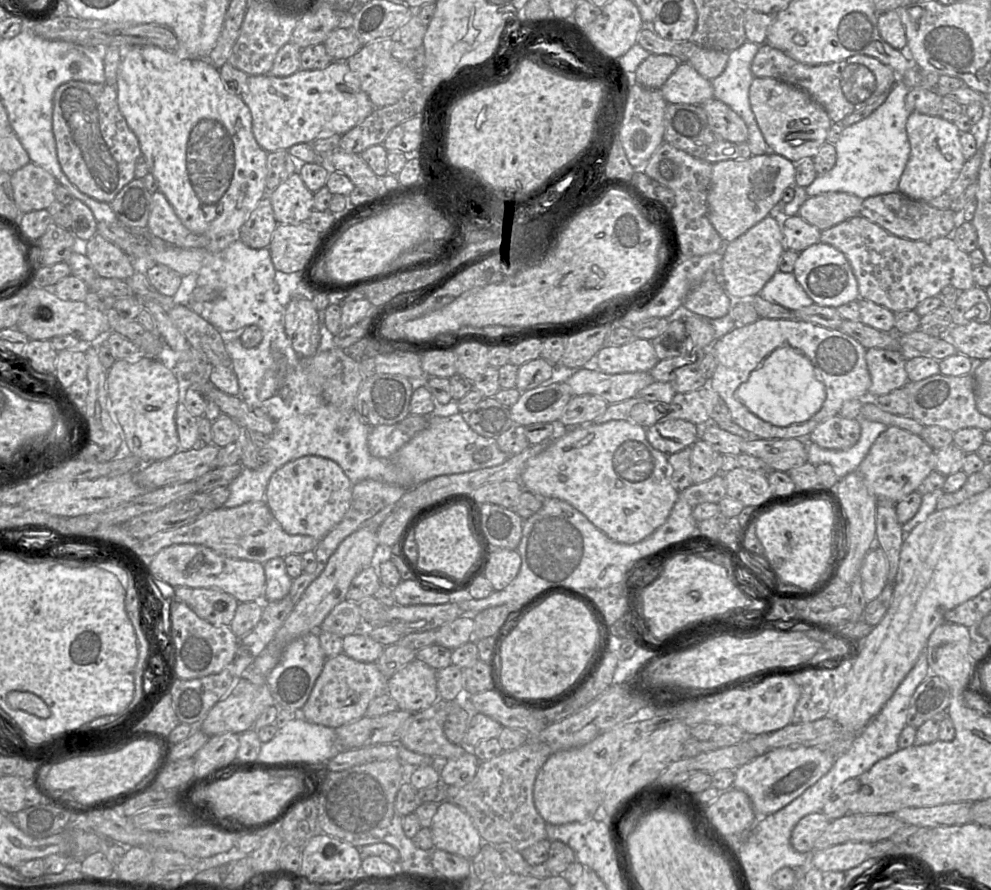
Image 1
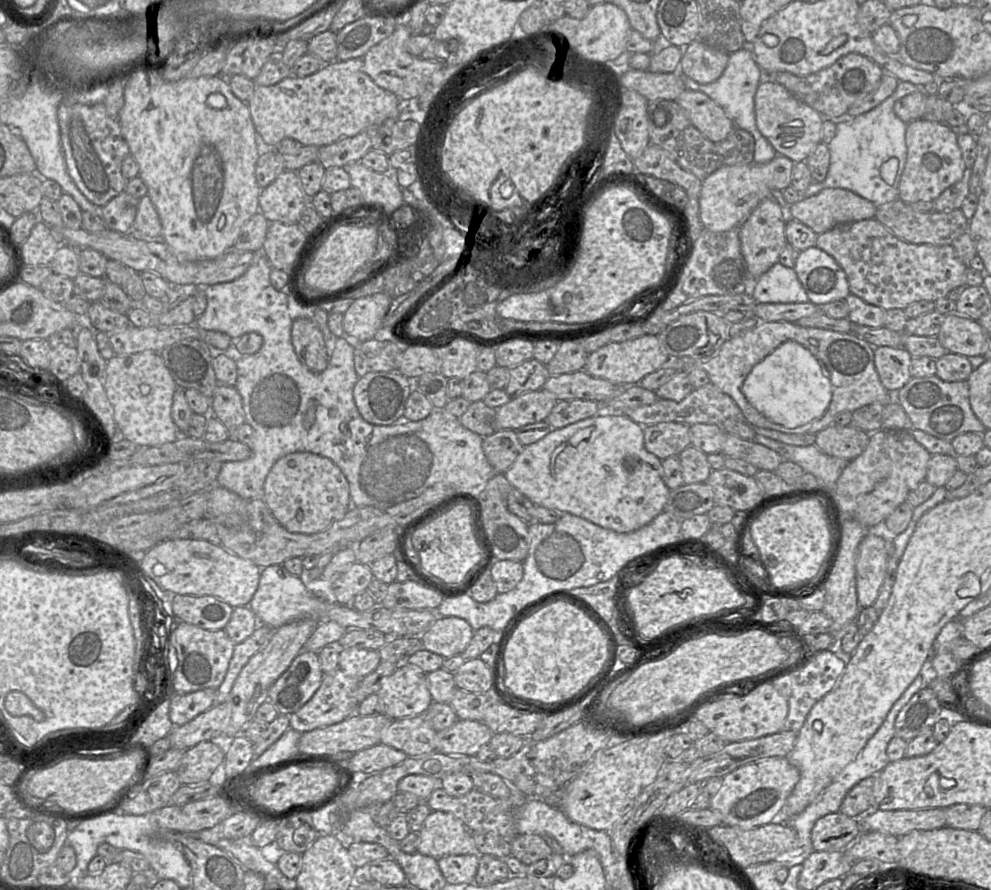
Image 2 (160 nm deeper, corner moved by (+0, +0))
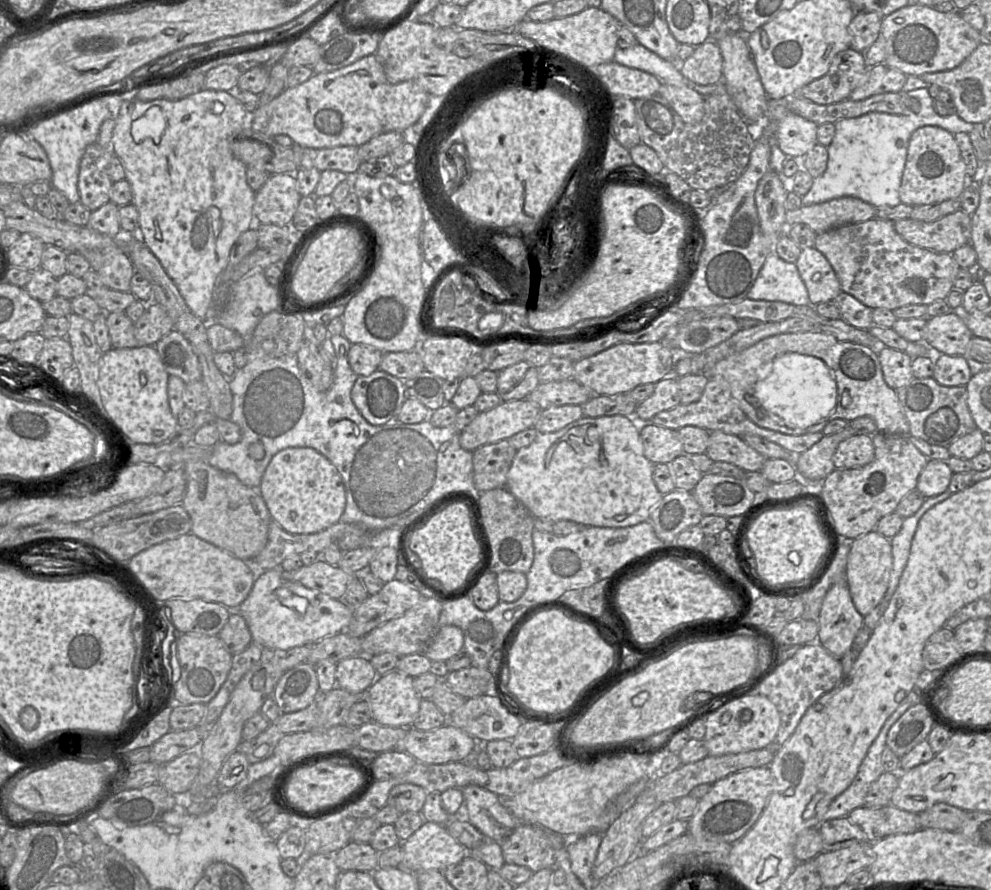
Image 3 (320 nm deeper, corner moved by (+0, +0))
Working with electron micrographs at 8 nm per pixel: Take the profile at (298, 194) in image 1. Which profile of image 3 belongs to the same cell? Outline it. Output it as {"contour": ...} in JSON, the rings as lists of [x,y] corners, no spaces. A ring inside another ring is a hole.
{"contour":[[[294,173],[270,175],[255,194],[255,223],[290,226],[301,197]]]}

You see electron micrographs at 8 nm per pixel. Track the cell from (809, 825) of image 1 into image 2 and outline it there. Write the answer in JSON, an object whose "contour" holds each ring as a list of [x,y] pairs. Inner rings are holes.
{"contour":[[[841,812],[819,818],[812,830],[814,851],[845,851],[862,833],[860,821]]]}

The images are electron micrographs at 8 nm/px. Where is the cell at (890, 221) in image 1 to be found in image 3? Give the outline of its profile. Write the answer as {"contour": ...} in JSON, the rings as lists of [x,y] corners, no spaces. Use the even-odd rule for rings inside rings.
{"contour":[[[962,209],[948,214],[933,222],[924,222],[912,218],[894,221],[896,232],[908,243],[938,253],[952,254],[956,249],[971,243],[971,215]]]}

